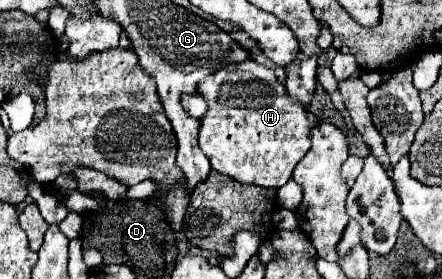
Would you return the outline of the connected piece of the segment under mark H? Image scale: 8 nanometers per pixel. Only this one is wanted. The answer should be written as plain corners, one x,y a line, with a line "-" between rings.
254,60
224,66
224,70
200,82
198,94
208,102
208,112
200,120
198,144
212,168
240,184
284,186
300,158
310,150
314,122
308,110
288,94
274,70

